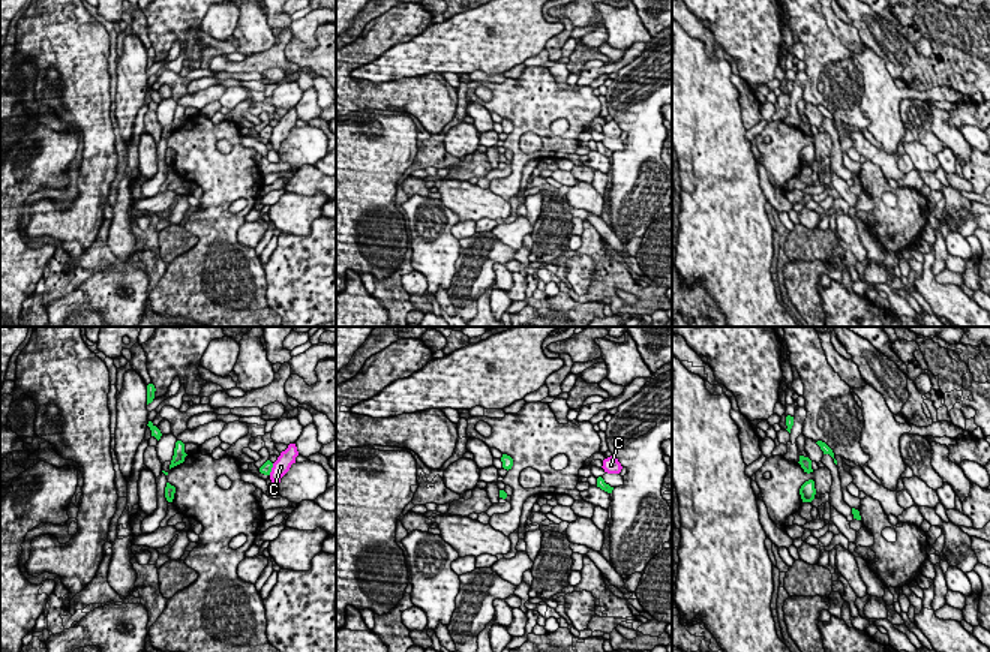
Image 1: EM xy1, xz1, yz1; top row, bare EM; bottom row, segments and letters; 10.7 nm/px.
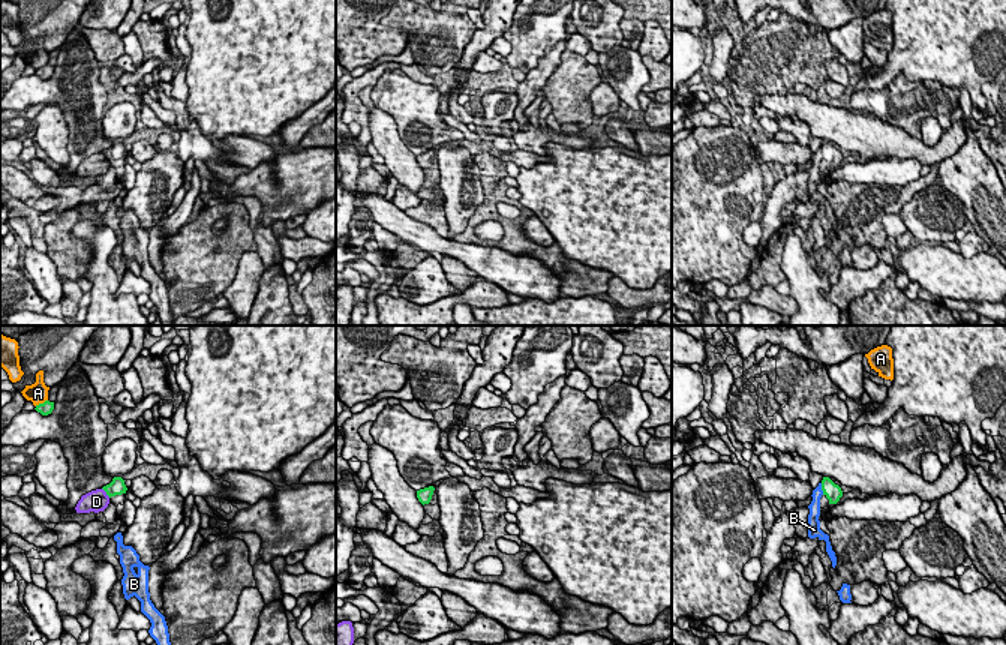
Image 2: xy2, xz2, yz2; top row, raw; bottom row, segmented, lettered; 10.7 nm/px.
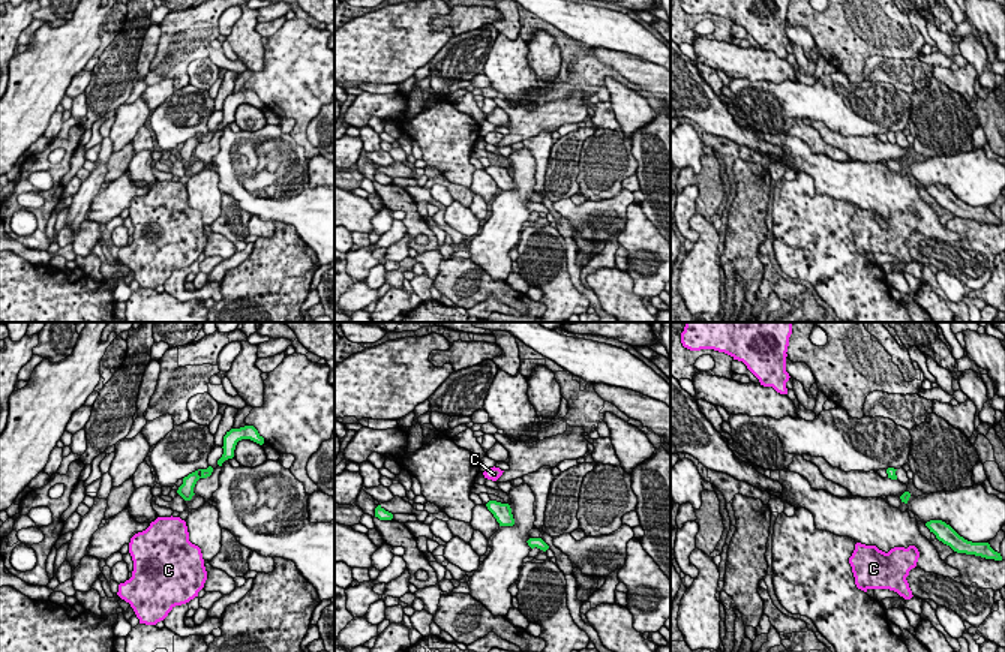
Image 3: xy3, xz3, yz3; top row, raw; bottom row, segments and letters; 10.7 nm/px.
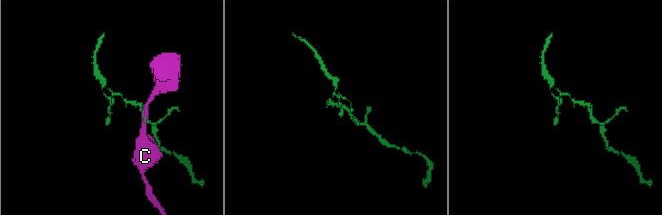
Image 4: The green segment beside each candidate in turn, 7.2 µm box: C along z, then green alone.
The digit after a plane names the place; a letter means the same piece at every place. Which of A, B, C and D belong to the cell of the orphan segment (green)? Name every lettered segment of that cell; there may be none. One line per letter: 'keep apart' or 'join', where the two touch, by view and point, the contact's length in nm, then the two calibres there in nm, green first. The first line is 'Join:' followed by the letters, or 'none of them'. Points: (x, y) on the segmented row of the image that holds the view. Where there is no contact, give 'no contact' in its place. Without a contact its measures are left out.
Join: B
A: keep apart | xy2 (41, 404) | 160 nm | 140/220 nm
B: join | yz2 (822, 489) | 130 nm | 170/130 nm
C: keep apart | xy1 (270, 469) | 140 nm | 120/180 nm
D: keep apart | xy2 (105, 491) | 140 nm | 170/240 nm

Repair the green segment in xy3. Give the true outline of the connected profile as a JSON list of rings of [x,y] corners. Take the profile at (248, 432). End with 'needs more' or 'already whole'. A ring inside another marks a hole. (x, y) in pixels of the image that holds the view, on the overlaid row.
[[[244,426],[240,429],[231,429],[230,432],[226,432],[226,435],[224,436],[224,454],[222,457],[218,460],[218,465],[222,466],[222,463],[228,459],[234,457],[234,450],[238,441],[242,439],[250,439],[260,445],[264,444],[264,438],[258,433],[258,430],[254,426]]]; already whole

